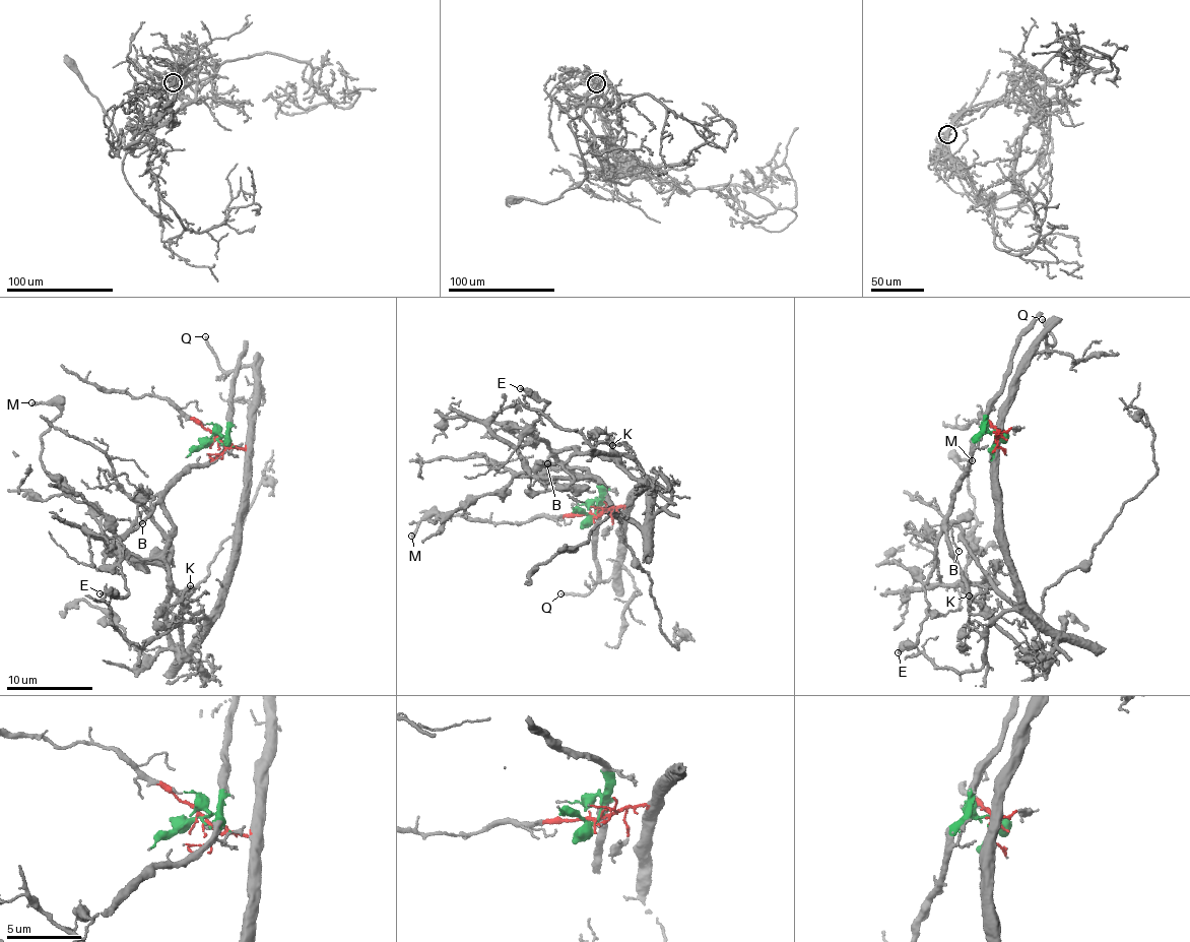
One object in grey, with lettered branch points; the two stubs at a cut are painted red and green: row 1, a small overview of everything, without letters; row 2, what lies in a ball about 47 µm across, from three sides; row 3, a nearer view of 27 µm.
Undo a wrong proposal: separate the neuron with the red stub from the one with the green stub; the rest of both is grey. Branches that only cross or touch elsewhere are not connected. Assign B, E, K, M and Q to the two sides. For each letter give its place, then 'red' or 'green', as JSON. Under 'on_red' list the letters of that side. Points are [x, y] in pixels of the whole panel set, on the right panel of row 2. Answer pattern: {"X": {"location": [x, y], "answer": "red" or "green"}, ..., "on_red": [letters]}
{"B": {"location": [959, 551], "answer": "green"}, "E": {"location": [898, 652], "answer": "green"}, "K": {"location": [969, 595], "answer": "green"}, "M": {"location": [972, 460], "answer": "green"}, "Q": {"location": [1042, 319], "answer": "red"}, "on_red": ["Q"]}

